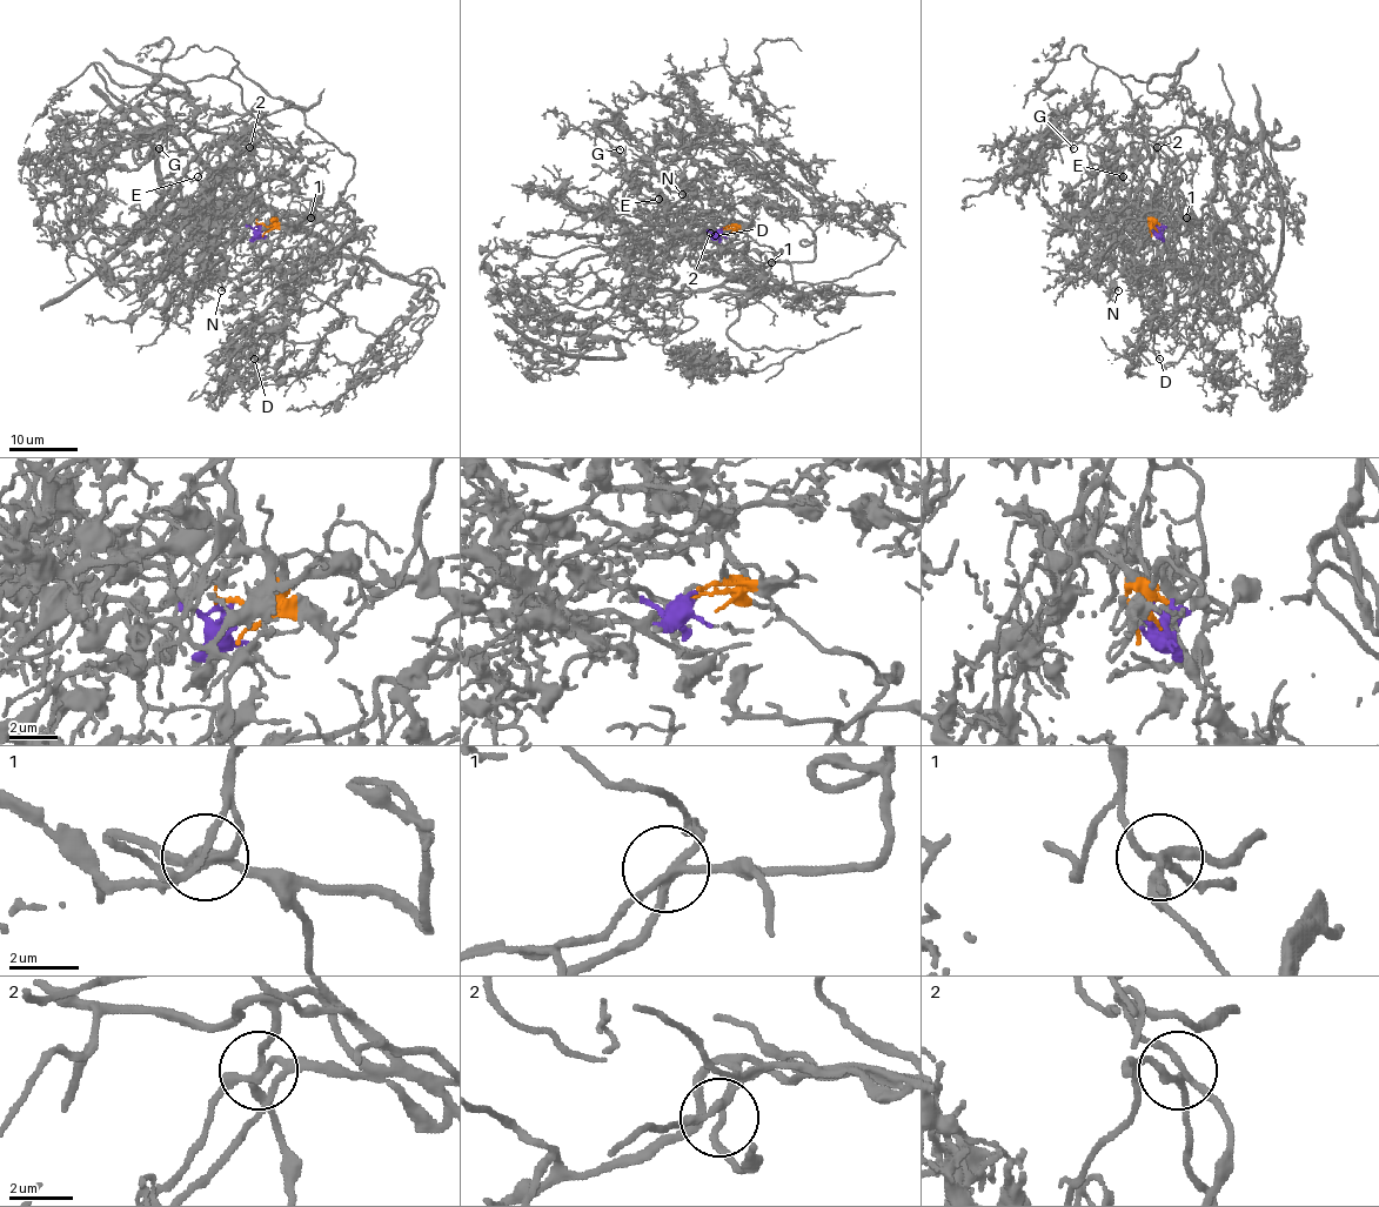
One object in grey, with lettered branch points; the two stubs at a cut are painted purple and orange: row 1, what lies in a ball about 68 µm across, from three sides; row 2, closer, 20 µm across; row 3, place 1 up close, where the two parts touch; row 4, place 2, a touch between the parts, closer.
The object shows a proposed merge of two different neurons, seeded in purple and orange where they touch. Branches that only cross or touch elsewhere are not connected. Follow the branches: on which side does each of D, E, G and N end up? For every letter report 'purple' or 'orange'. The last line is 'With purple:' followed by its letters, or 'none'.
D: orange
E: purple
G: purple
N: orange
With purple: E, G

